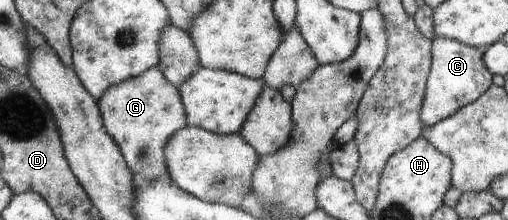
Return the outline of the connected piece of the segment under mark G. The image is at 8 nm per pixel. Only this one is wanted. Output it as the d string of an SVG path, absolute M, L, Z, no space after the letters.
M156 66L148 69L147 72L140 73L140 76L132 77L118 85L112 85L111 89L108 89L107 93L104 93L104 96L101 99L98 99L99 110L103 116L104 129L107 130L109 134L114 138L115 142L119 145L119 148L123 152L124 159L127 161L128 169L131 170L131 173L140 181L140 185L144 181L156 181L160 177L168 176L167 160L164 157L164 149L167 148L168 141L174 135L175 132L178 132L179 129L187 126L187 114L186 107L183 105L182 95L179 93L178 87L174 86L166 78L166 75L159 70Z

